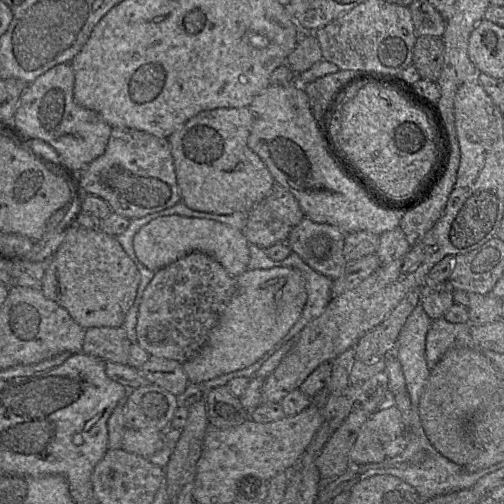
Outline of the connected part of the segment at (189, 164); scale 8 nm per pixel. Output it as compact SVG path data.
M248 107L201 111L167 139L173 157L181 202L189 209L221 215L249 212L267 197L275 181L248 146L254 116Z

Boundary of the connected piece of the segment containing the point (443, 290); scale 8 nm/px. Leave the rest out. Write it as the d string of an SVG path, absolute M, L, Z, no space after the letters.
M448 281L438 284L425 283L421 287L419 304L432 321L444 318L445 313L454 303L454 291Z

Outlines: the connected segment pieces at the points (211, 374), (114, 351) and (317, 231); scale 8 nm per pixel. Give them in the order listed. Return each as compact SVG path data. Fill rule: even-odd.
M292 267L246 270L236 277L236 290L200 352L183 364L194 384L247 368L283 339L307 302L307 278Z
M94 327L86 329L81 352L106 362L129 364L129 340L123 327Z
M304 218L292 227L287 243L311 268L334 280L348 263L343 255L345 237L336 226Z

